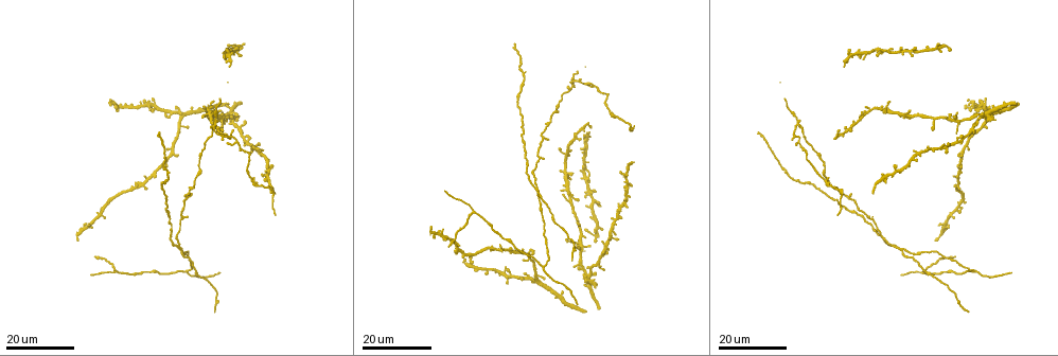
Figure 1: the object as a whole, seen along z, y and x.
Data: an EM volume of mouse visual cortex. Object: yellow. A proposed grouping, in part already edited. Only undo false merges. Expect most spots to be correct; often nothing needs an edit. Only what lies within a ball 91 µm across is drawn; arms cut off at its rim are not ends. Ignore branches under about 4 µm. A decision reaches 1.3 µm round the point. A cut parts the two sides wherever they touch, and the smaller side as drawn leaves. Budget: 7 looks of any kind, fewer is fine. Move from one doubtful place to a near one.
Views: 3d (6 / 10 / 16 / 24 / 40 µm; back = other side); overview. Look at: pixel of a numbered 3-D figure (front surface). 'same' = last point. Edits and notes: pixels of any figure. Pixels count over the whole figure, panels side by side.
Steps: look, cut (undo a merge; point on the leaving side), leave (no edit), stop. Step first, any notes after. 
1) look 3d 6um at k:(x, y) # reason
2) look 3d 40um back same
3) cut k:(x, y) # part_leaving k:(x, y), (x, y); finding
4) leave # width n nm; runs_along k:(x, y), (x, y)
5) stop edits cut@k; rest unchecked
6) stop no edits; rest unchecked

look 3d 16um at 1:(541, 137) # three-way junction

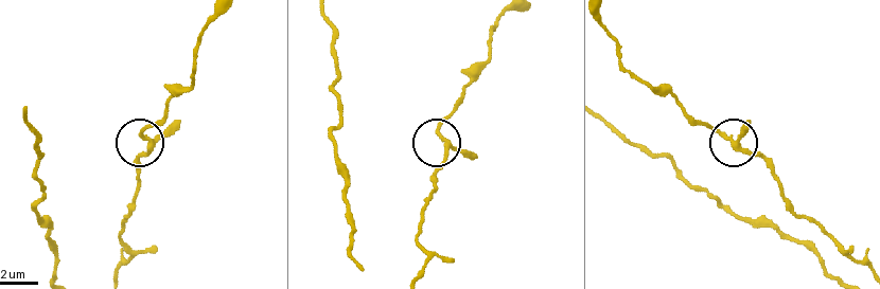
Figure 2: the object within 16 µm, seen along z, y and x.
look 3d 10um at 2:(144, 135) # closer look

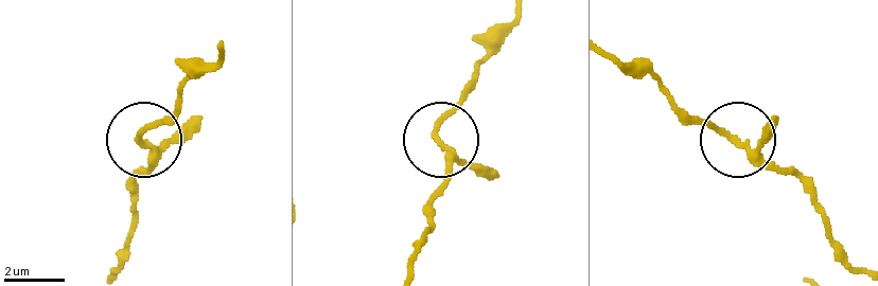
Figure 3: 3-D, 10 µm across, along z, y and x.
look 3d 6um at 3:(737, 143)

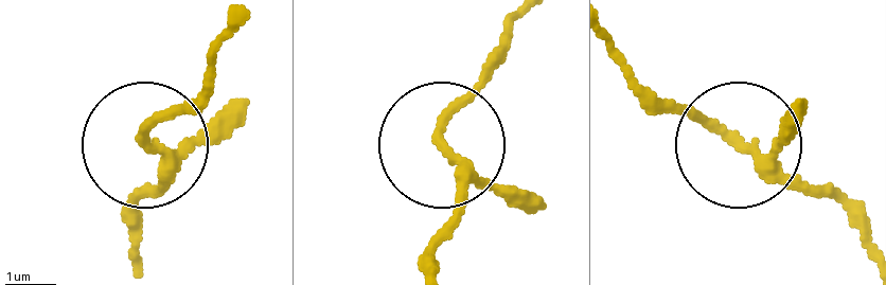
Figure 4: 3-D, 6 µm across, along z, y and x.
leave # runs_along 4:(436, 272), (460, 196), (440, 132), (507, 49); continuous, no second neuron

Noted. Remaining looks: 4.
look 3d 16um at 1:(796, 125) # thin arm on a thick one

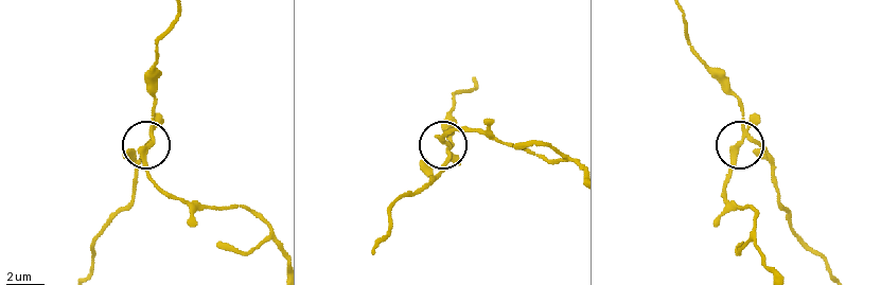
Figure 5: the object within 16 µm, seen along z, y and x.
look 3d 10um at 5:(448, 148)

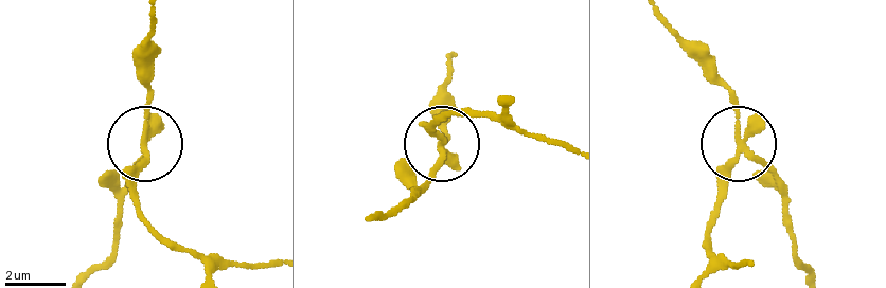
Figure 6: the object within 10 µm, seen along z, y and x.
cut 6:(419, 124) # side_arm 15 um; part_leaving 6:(143, 148), (136, 206), (158, 236), (234, 267), (272, 267); a second neuron is stuck on

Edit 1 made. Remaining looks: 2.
look 3d 16um at 1:(585, 127) # thick turns thin

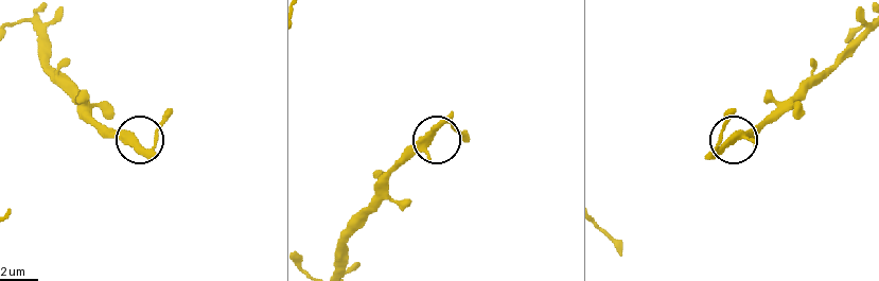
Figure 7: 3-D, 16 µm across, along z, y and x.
look 3d 10um at 7:(137, 142) # zoom in

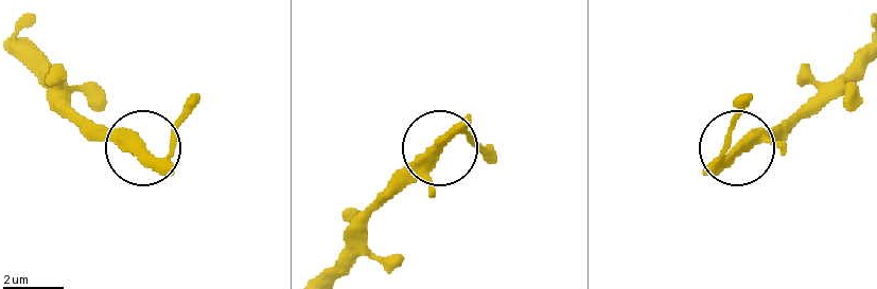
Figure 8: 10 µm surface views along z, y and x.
leave # arms 3; all the same neuron

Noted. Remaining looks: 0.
stop edits cut@6; rest unchecked

